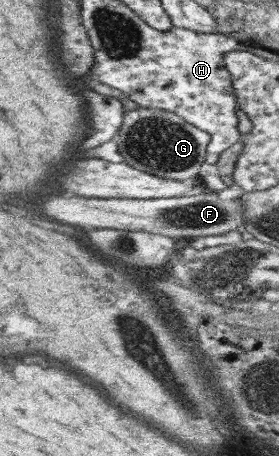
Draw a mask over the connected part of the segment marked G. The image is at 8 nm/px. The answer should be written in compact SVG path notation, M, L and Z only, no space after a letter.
M147 107L125 111L118 131L118 151L125 163L159 178L184 181L198 177L201 164L206 162L210 134L174 112Z

